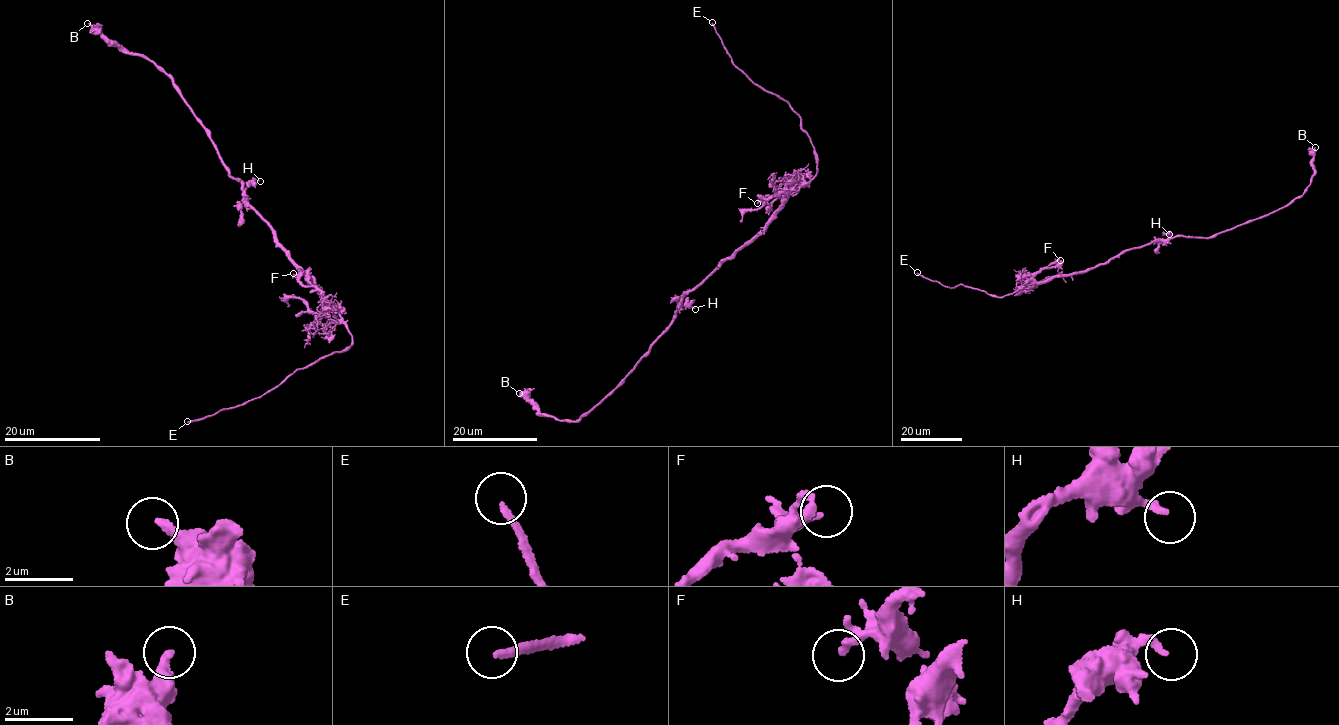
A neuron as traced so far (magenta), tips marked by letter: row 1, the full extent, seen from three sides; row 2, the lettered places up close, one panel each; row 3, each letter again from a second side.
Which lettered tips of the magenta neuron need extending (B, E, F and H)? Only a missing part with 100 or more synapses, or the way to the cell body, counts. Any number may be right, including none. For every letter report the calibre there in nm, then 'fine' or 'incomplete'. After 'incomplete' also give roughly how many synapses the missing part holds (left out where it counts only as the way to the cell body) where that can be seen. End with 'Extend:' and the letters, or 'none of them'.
B: 240 nm thick; fine
E: 200 nm thick; incomplete
F: 200 nm thick; fine
H: 220 nm thick; fine
Extend: E

